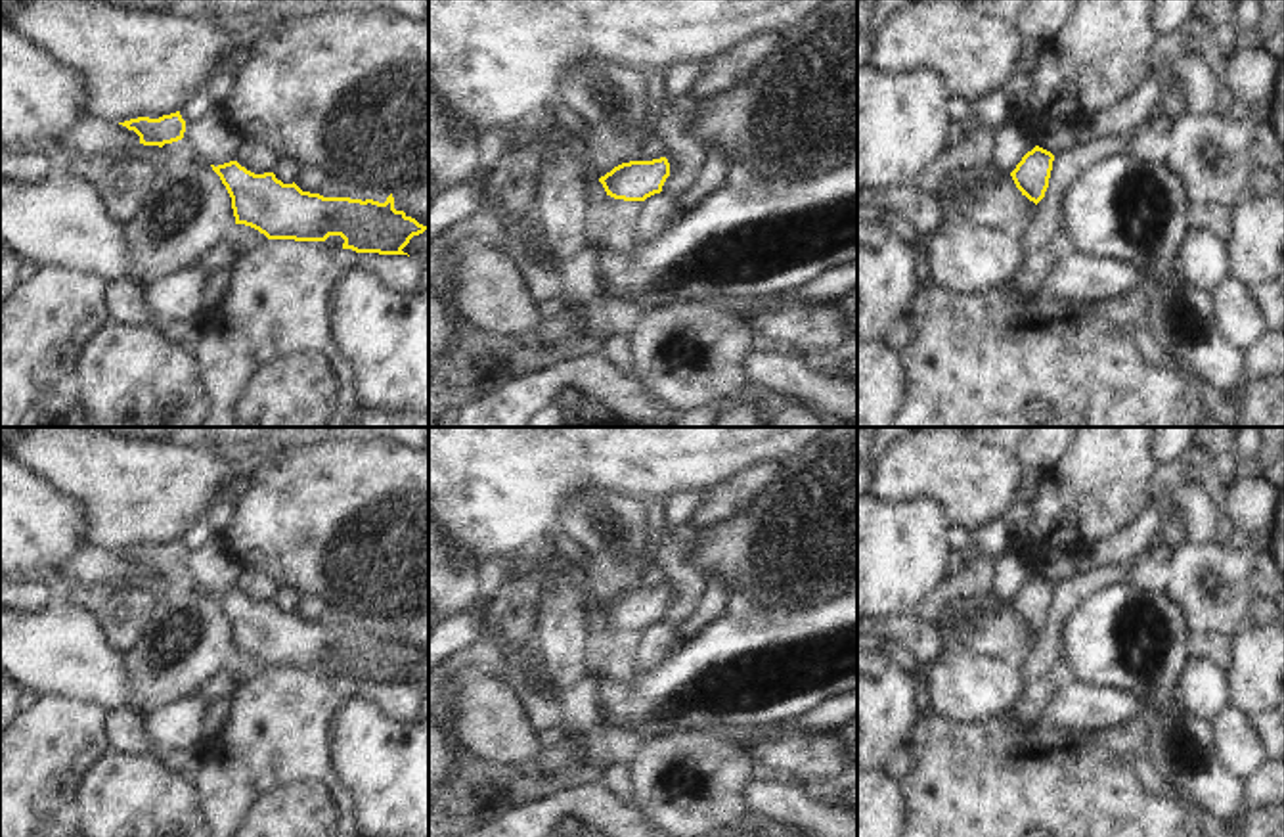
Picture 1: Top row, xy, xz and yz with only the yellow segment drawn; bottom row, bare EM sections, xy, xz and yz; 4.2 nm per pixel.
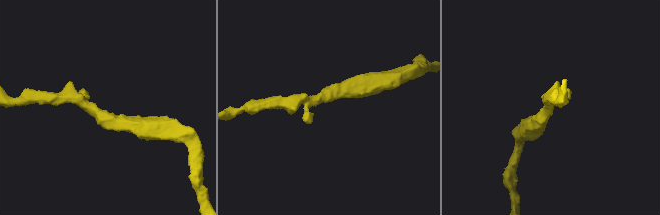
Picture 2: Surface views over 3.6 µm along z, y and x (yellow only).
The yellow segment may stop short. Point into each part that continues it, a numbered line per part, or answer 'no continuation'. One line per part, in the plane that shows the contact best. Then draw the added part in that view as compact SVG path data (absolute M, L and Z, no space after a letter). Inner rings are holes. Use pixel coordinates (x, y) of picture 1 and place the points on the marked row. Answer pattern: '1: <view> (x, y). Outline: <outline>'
no continuation.

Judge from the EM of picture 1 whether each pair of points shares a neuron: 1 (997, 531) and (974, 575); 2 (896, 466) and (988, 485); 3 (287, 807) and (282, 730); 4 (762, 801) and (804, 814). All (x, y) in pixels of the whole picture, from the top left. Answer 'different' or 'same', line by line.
1: different
2: same
3: different
4: same

